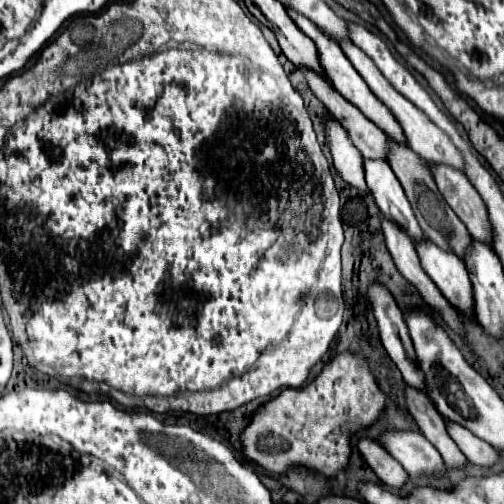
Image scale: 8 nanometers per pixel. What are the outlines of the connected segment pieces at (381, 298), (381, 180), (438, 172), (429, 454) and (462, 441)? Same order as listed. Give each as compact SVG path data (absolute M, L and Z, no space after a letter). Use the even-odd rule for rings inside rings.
M375 280L367 288L367 298L373 308L379 336L381 336L381 342L383 342L389 358L401 370L403 380L407 384L425 392L425 386L421 386L421 372L417 370L417 364L415 364L413 344L409 338L409 332L405 330L403 312L399 308L399 304L395 302L393 294L381 282Z
M365 160L365 180L367 180L367 186L369 186L371 194L375 196L381 212L387 218L391 218L391 208L395 206L403 214L403 218L407 220L405 232L411 238L421 238L423 232L415 220L415 214L409 206L409 200L403 194L403 188L401 188L397 176L393 174L391 166L385 160Z
M431 162L431 168L439 192L459 216L459 220L467 226L469 234L473 234L473 238L485 238L485 242L489 242L489 230L485 230L485 204L481 202L481 196L473 190L473 186L469 186L465 174L441 162Z
M387 430L379 436L379 444L413 476L443 474L443 458L435 446L415 430Z
M449 420L449 422L445 422L445 426L447 426L447 434L453 438L453 442L459 446L459 450L465 454L465 458L469 462L483 466L483 468L497 462L499 454L491 444L483 442L481 438L477 438L473 432L469 432L467 428L463 428L457 422Z

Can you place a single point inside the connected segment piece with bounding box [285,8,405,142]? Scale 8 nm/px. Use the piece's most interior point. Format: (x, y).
(337, 68)

